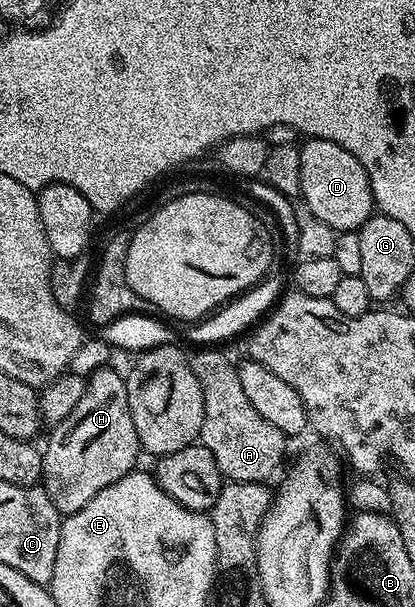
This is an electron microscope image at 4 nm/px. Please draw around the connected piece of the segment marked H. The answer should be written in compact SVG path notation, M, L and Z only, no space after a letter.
M106 368L88 375L83 397L61 422L52 427L49 443L43 446L41 482L55 508L63 516L79 512L87 500L99 496L107 484L115 484L138 465L141 442L131 420L127 388L122 371Z

